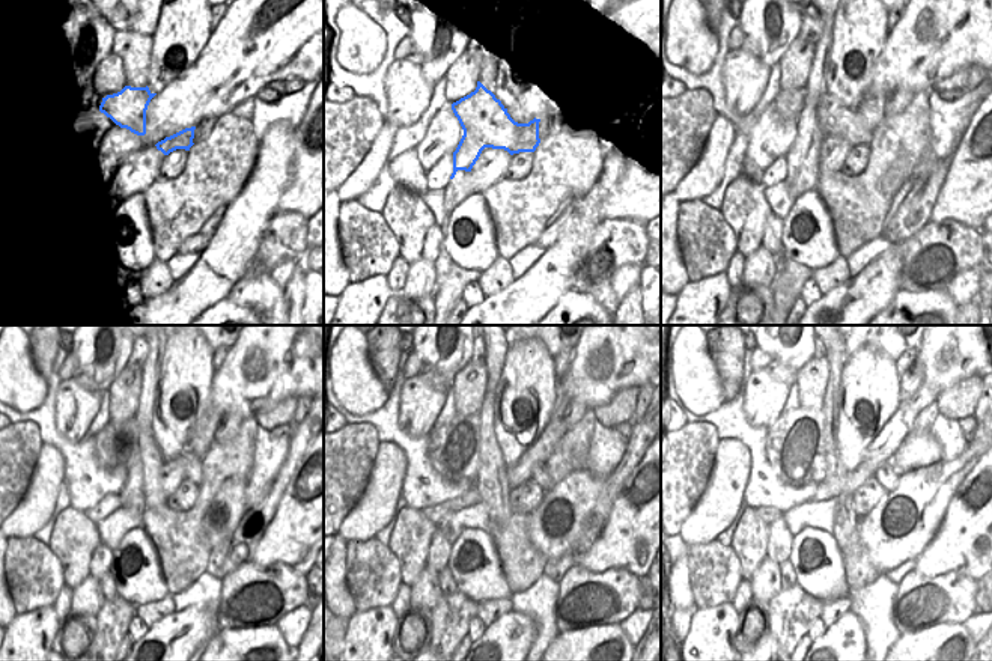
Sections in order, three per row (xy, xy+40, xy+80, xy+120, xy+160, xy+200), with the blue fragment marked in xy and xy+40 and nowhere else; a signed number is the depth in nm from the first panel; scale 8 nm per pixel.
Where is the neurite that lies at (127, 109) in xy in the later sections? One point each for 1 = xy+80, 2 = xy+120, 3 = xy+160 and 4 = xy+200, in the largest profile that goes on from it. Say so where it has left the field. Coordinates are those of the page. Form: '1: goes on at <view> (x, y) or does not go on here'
1: goes on at xy+80 (824, 115)
2: goes on at xy+120 (131, 496)
3: goes on at xy+160 (539, 475)
4: goes on at xy+200 (887, 478)

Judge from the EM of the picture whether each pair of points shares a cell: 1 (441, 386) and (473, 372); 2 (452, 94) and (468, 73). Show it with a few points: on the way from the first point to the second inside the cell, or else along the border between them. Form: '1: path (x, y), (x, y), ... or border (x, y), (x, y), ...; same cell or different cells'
1: border (453, 380), (450, 389); different cells
2: path (455, 89), (464, 77); same cell

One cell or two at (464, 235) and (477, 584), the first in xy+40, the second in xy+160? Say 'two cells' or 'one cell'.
one cell

